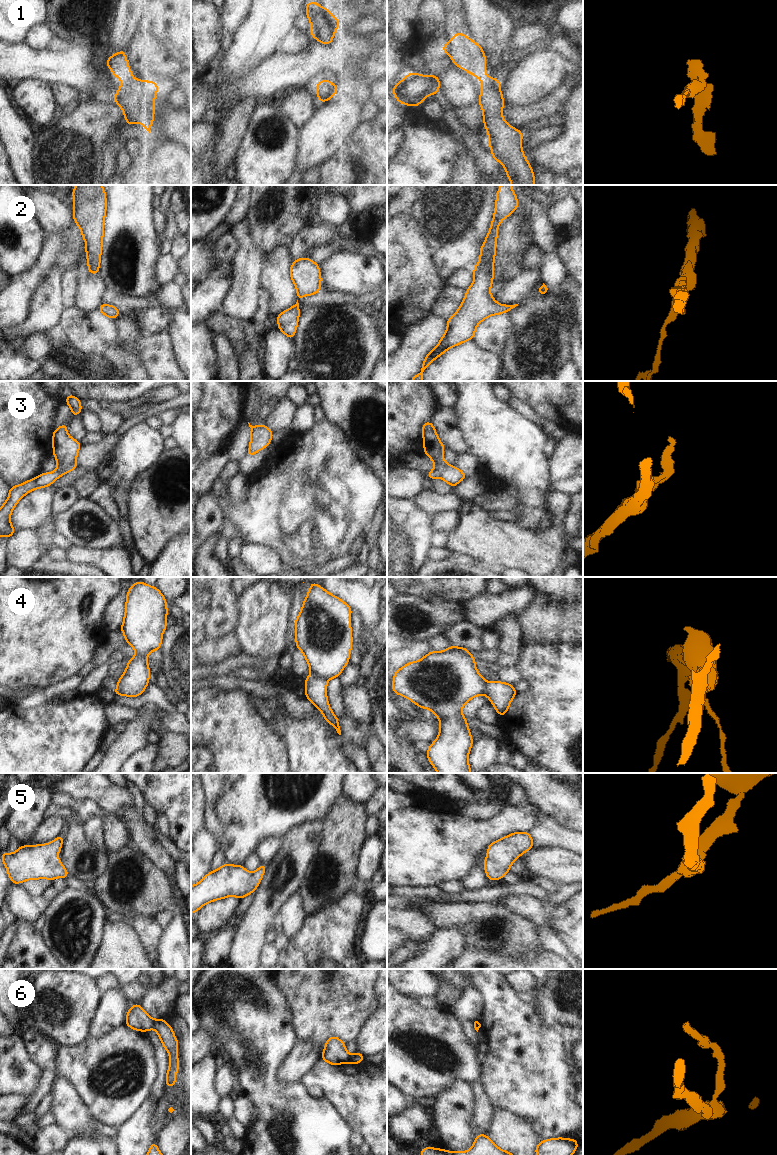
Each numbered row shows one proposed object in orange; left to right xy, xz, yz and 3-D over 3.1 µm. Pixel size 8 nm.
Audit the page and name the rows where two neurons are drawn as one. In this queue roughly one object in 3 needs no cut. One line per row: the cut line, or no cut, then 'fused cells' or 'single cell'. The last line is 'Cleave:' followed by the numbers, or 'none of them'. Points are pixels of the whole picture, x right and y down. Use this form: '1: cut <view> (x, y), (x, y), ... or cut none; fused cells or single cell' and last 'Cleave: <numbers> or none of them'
1: cut none; single cell
2: cut none; single cell
3: cut xy (56, 469), (62, 474); fused cells
4: cut xz (311, 672), (327, 680); fused cells
5: cut none; single cell
6: cut xy (154, 1020), (152, 1026); fused cells
Cleave: 3, 4, 6

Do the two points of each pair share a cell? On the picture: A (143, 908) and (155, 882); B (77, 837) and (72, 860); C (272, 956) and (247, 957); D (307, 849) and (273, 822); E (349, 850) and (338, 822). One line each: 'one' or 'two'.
A: one
B: one
C: two
D: two
E: one

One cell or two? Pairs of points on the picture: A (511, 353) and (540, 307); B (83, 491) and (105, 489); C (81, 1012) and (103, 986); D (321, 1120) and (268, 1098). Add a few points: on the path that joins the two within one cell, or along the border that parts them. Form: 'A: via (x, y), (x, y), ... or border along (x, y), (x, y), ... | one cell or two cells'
A: via (522, 342), (524, 340), (524, 328), (532, 318) | one cell
B: border along (102, 482), (87, 498) | two cells
C: border along (94, 979), (94, 985), (101, 993) | two cells
D: via (308, 1120), (303, 1120), (293, 1110), (281, 1106) | one cell

